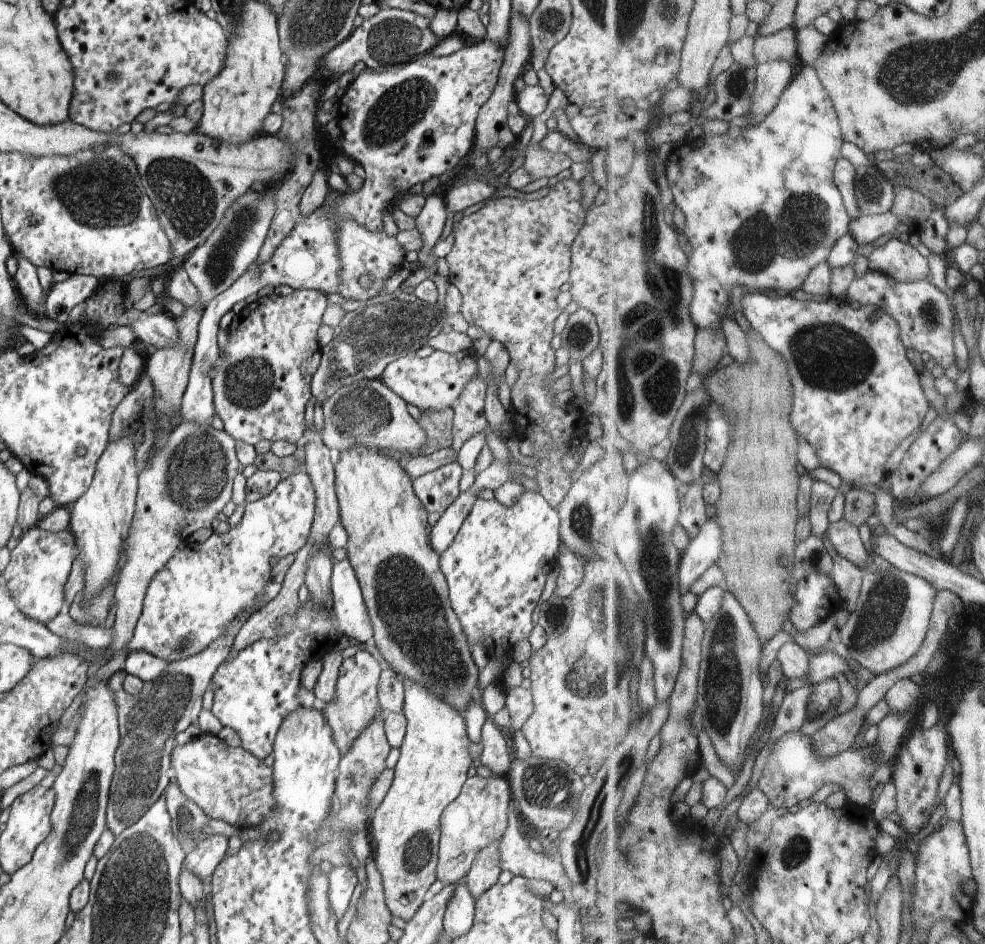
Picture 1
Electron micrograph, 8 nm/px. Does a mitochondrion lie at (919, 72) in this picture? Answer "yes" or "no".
yes

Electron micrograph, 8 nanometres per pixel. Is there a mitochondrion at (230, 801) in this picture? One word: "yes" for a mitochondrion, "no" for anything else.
no

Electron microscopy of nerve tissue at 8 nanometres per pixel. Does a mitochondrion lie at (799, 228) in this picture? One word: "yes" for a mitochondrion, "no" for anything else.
yes

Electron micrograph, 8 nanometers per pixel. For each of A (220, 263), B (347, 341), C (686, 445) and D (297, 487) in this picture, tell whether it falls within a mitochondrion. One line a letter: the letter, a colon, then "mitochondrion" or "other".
A: mitochondrion
B: mitochondrion
C: mitochondrion
D: other

